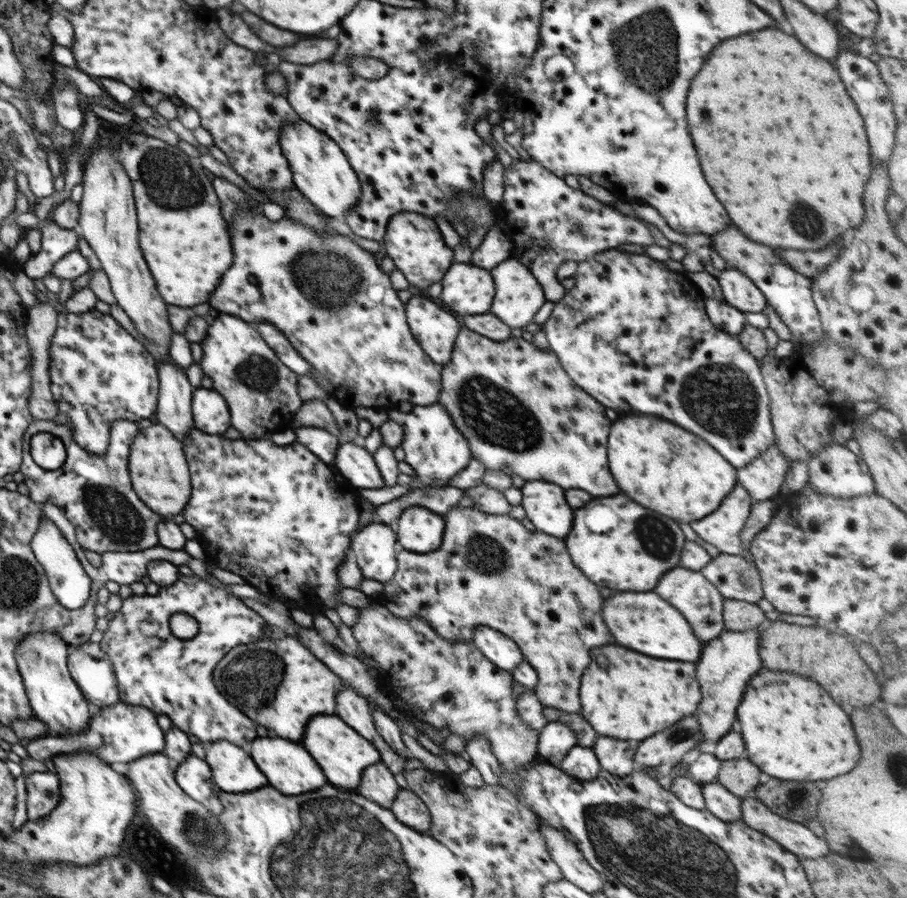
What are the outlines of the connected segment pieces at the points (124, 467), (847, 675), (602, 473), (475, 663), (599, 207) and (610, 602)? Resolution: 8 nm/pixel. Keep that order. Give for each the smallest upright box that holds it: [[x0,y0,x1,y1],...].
[[19,418,165,555],[759,621,883,704],[437,328,620,496],[351,606,541,772],[500,161,654,303],[604,592,703,662]]

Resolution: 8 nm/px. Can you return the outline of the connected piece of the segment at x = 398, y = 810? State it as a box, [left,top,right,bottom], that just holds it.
[389,789,431,834]

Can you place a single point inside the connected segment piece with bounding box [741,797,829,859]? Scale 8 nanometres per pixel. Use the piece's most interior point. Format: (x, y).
(796, 838)

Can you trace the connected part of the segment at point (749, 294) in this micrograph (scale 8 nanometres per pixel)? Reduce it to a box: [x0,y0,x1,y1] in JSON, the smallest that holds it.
[717,268,767,312]

